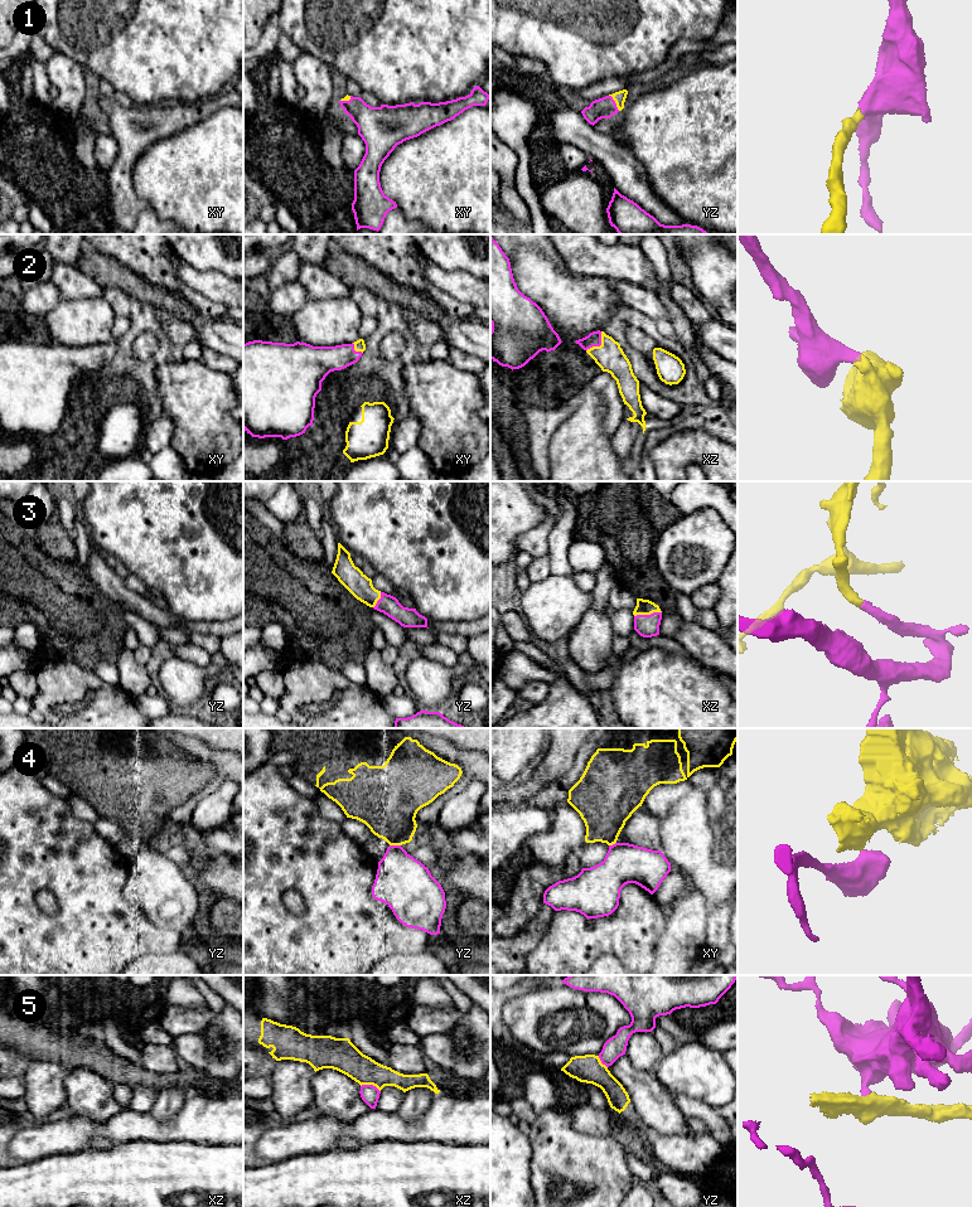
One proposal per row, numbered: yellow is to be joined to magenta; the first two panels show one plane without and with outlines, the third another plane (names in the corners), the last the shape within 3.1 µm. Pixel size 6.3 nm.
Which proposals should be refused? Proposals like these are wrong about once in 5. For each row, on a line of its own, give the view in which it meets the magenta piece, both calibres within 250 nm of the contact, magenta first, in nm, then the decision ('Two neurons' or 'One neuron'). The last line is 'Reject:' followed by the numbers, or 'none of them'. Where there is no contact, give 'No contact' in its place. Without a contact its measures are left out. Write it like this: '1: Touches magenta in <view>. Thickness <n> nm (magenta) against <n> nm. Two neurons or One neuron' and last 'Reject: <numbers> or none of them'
1: Touches magenta in yz. Thickness 140 nm (magenta) against 80 nm. One neuron
2: Touches magenta in xz. Thickness 100 nm (magenta) against 180 nm. One neuron
3: Touches magenta in xz. Thickness 140 nm (magenta) against 100 nm. One neuron
4: Touches magenta in yz. Thickness 340 nm (magenta) against 360 nm. Two neurons
5: Touches magenta in xz. Thickness 120 nm (magenta) against 190 nm. Two neurons
Reject: 4, 5

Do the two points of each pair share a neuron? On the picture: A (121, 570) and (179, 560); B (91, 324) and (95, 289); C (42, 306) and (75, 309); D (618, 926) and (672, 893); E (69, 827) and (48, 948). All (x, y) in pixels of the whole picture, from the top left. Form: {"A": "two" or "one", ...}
{"A": "two", "B": "two", "C": "two", "D": "two", "E": "one"}

